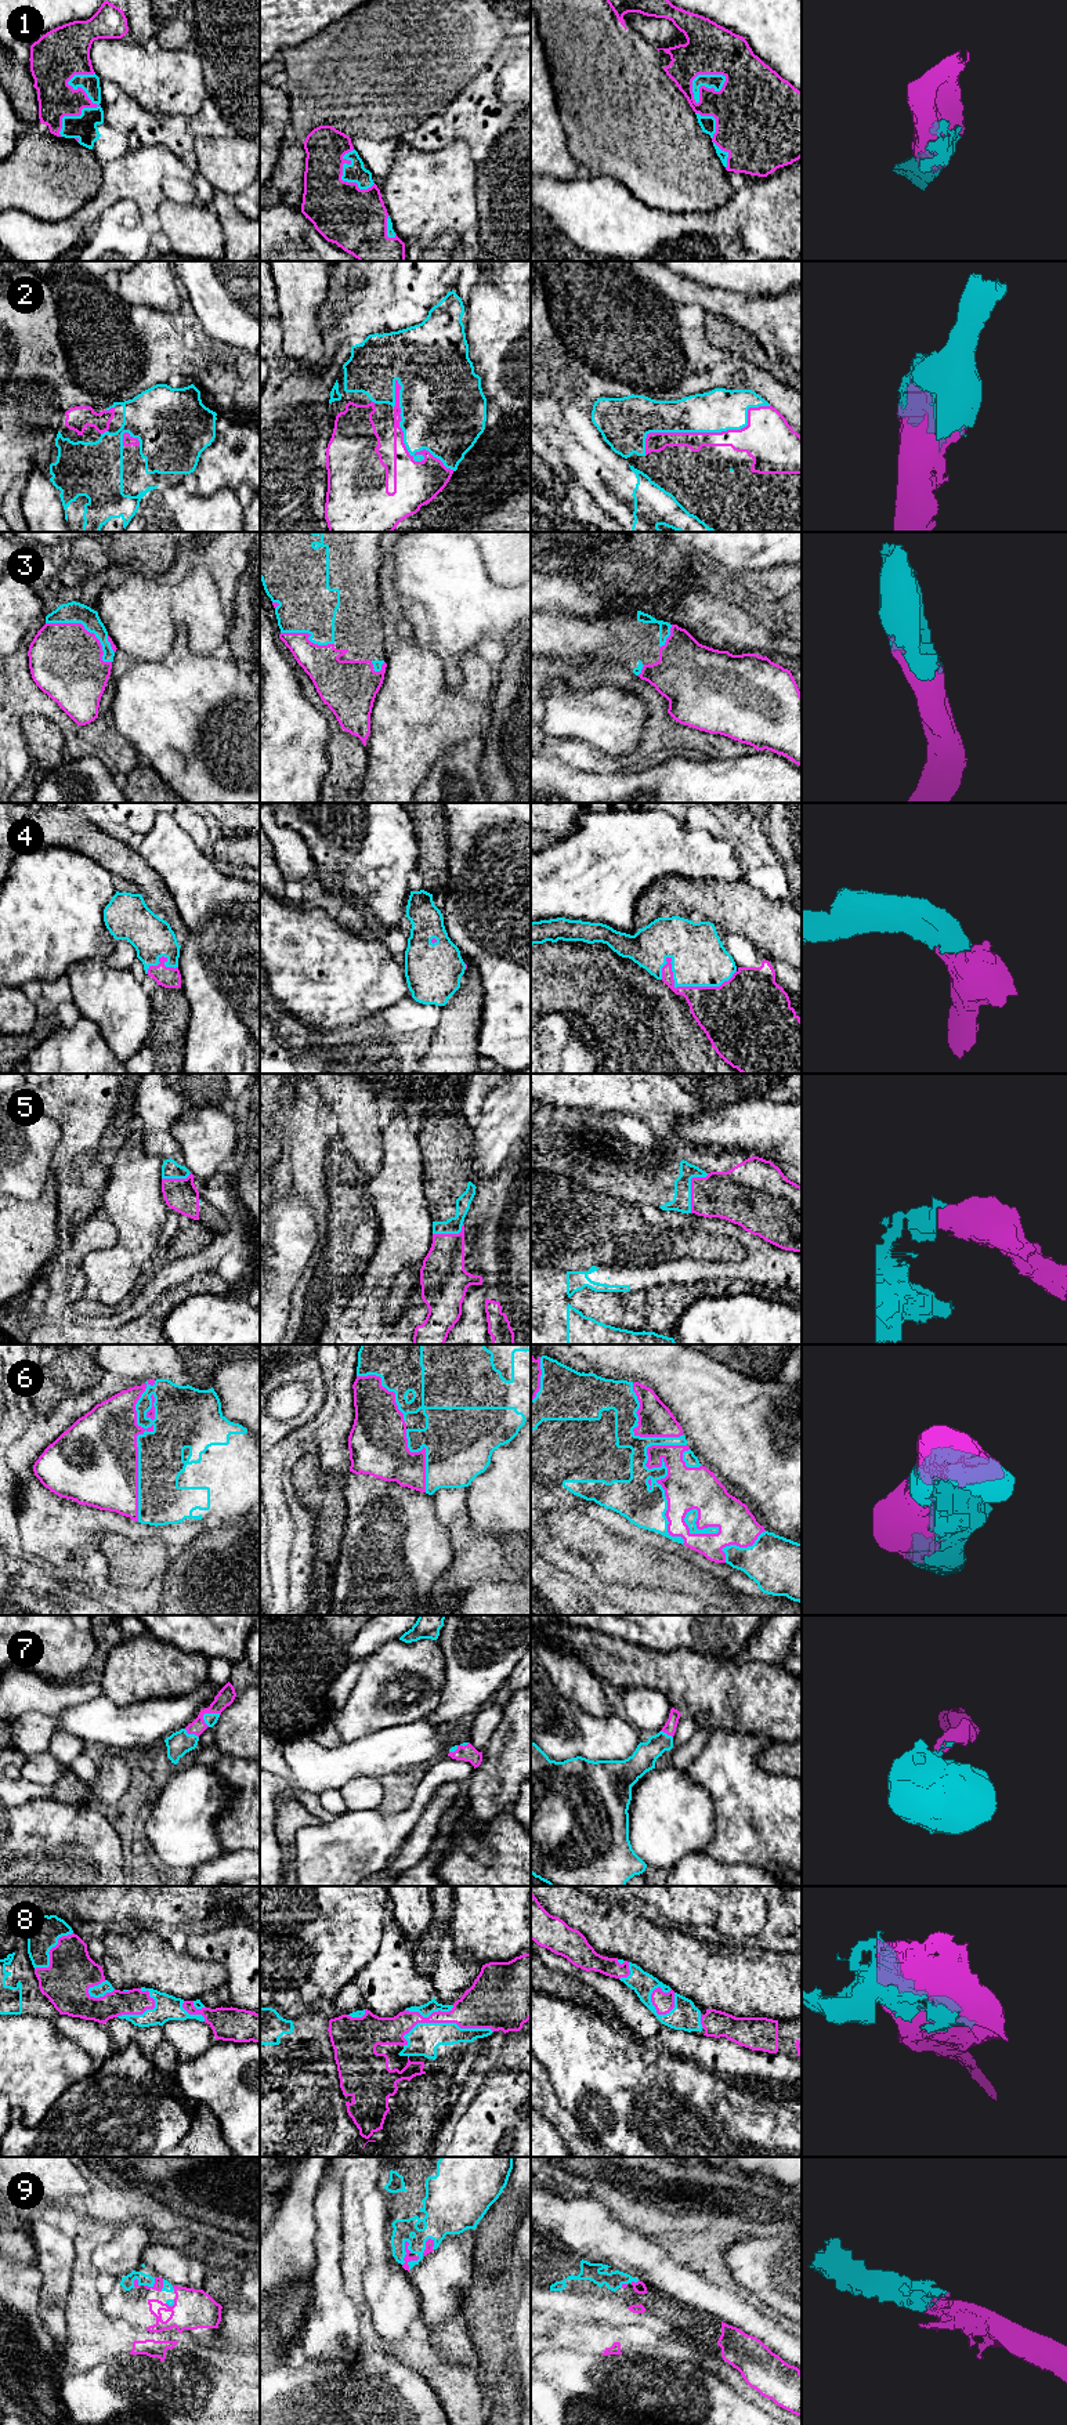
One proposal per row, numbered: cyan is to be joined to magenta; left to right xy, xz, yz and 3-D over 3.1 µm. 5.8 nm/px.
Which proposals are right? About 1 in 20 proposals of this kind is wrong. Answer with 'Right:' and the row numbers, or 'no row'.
Right: 1, 2, 3, 4, 5, 6, 7, 8, 9

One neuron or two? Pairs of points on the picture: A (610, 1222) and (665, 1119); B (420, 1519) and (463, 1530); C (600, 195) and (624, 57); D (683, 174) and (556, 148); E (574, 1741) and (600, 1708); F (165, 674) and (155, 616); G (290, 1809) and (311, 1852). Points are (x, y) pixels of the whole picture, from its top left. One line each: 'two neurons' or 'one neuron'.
A: two neurons
B: two neurons
C: two neurons
D: two neurons
E: two neurons
F: two neurons
G: two neurons

